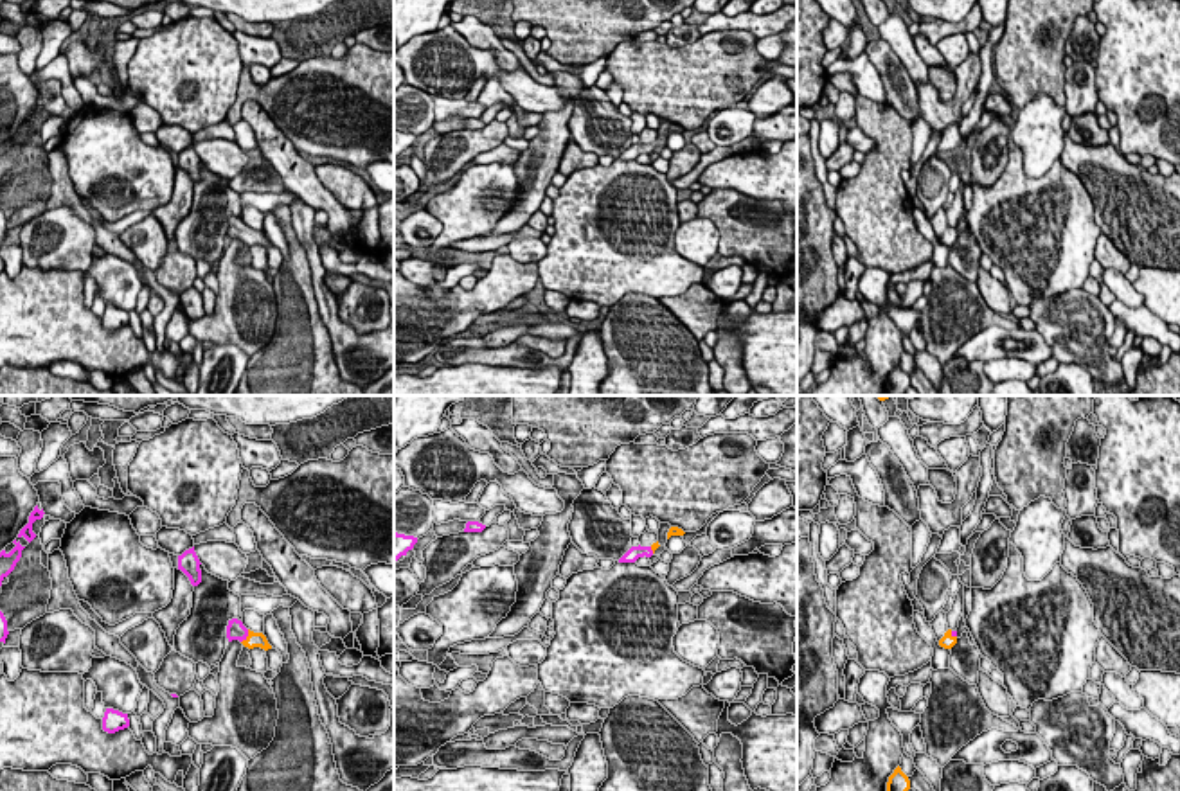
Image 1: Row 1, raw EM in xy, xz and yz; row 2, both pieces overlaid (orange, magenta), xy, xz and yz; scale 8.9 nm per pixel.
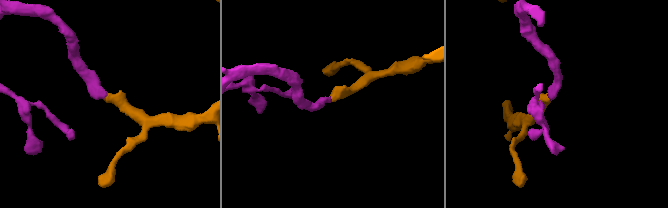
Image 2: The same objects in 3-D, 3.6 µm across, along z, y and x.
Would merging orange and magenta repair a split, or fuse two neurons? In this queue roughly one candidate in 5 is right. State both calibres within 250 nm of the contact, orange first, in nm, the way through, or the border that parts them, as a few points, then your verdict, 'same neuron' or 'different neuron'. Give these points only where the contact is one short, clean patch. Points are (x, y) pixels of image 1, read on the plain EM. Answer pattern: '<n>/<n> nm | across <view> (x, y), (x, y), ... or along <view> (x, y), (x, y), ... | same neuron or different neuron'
130/160 nm | across xy (252, 238), (247, 234), (234, 227) | same neuron

